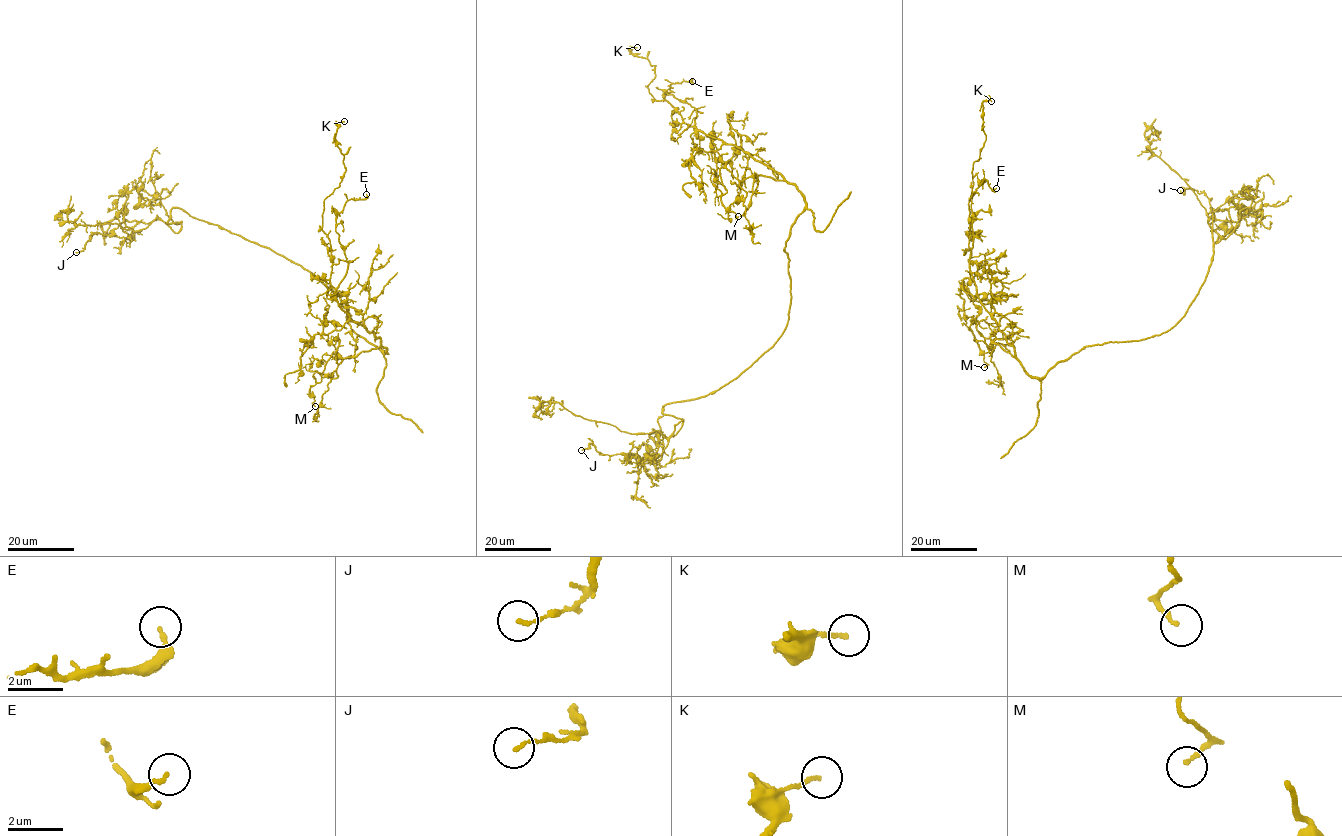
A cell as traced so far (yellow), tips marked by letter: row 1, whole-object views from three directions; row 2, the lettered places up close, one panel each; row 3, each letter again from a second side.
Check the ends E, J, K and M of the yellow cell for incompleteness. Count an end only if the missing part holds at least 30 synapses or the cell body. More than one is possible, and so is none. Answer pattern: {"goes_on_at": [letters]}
{"goes_on_at": []}

